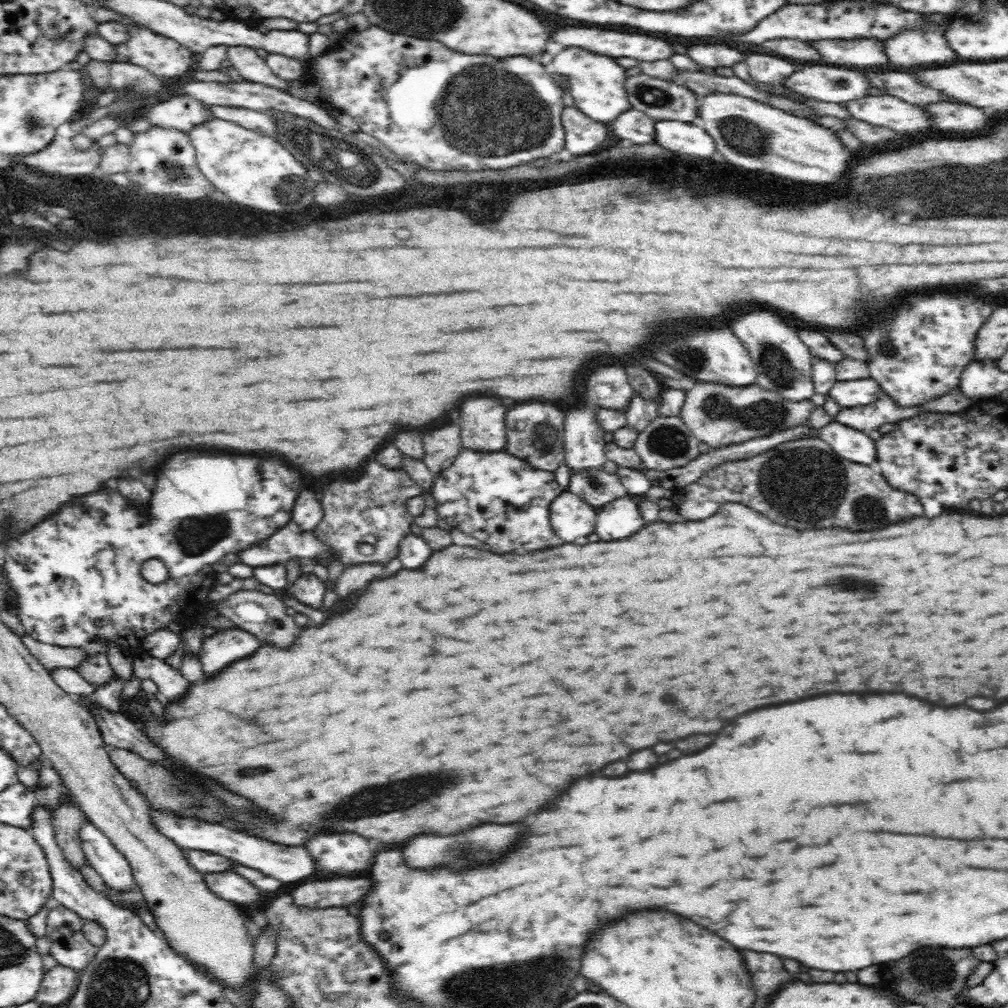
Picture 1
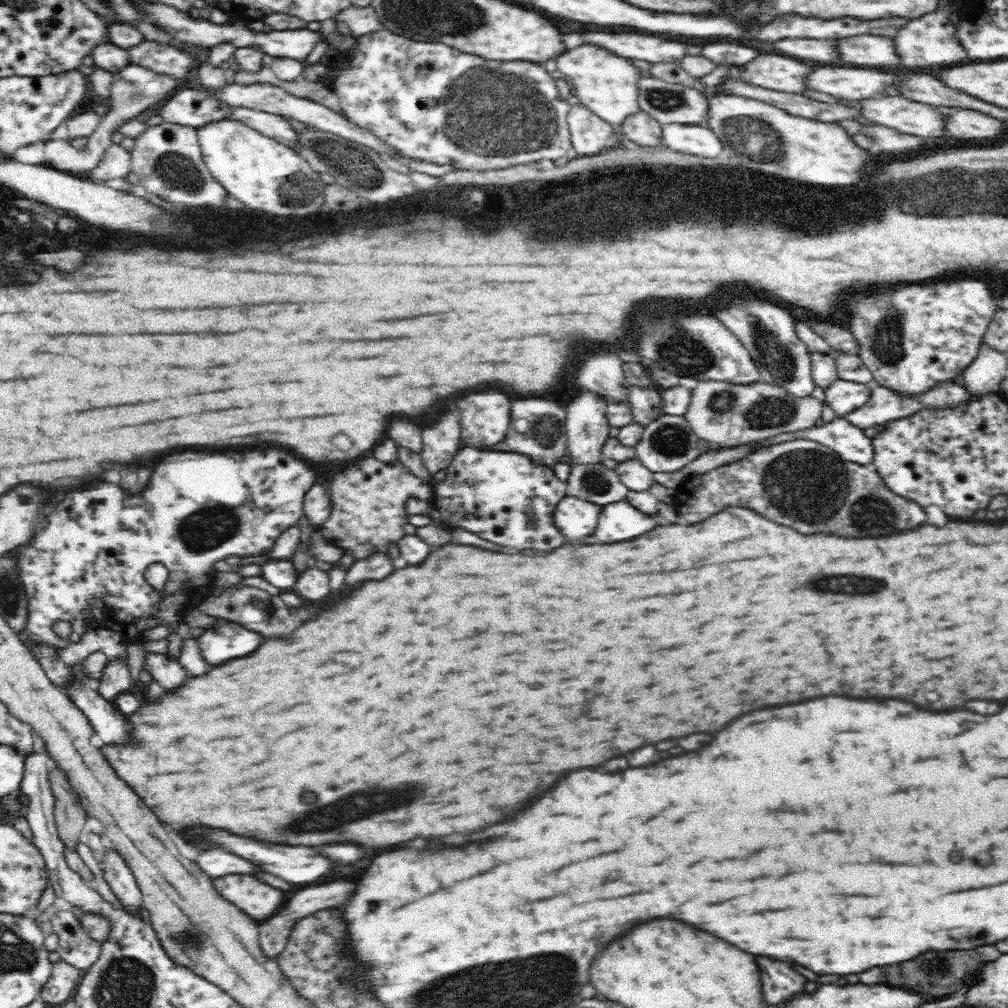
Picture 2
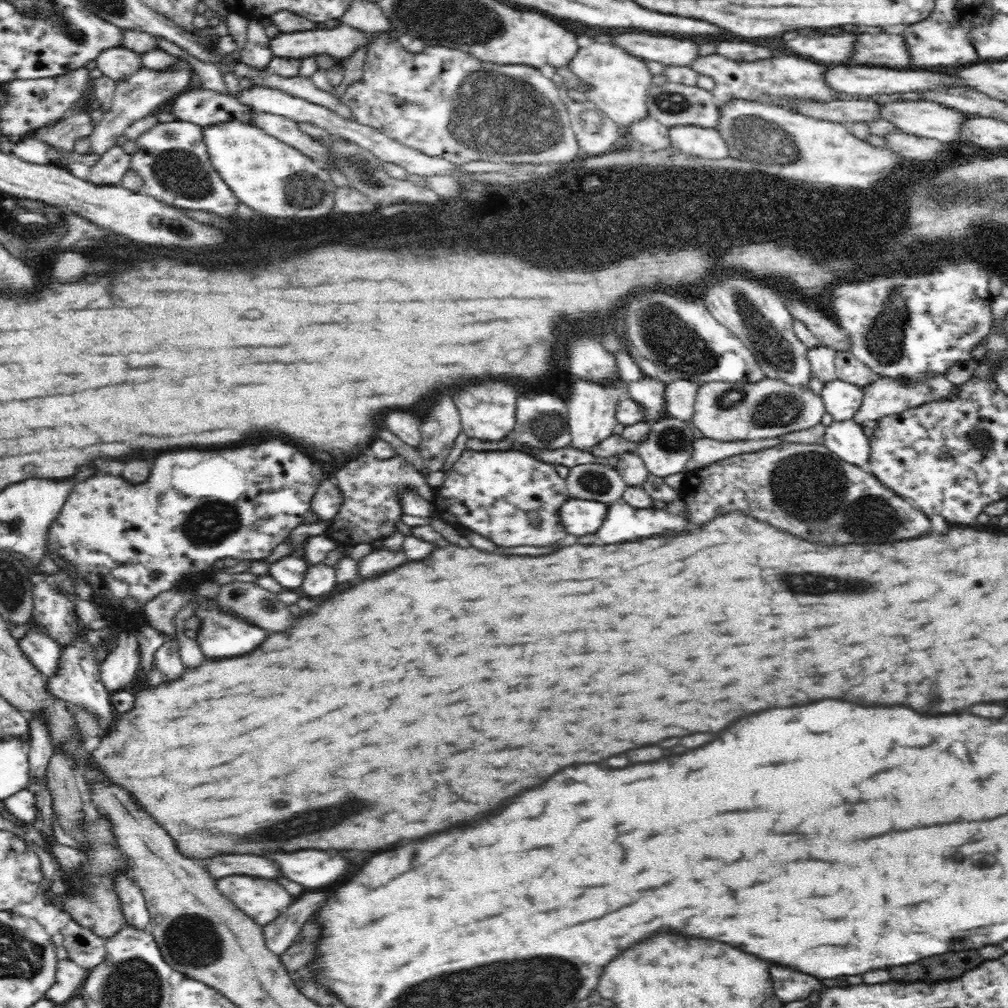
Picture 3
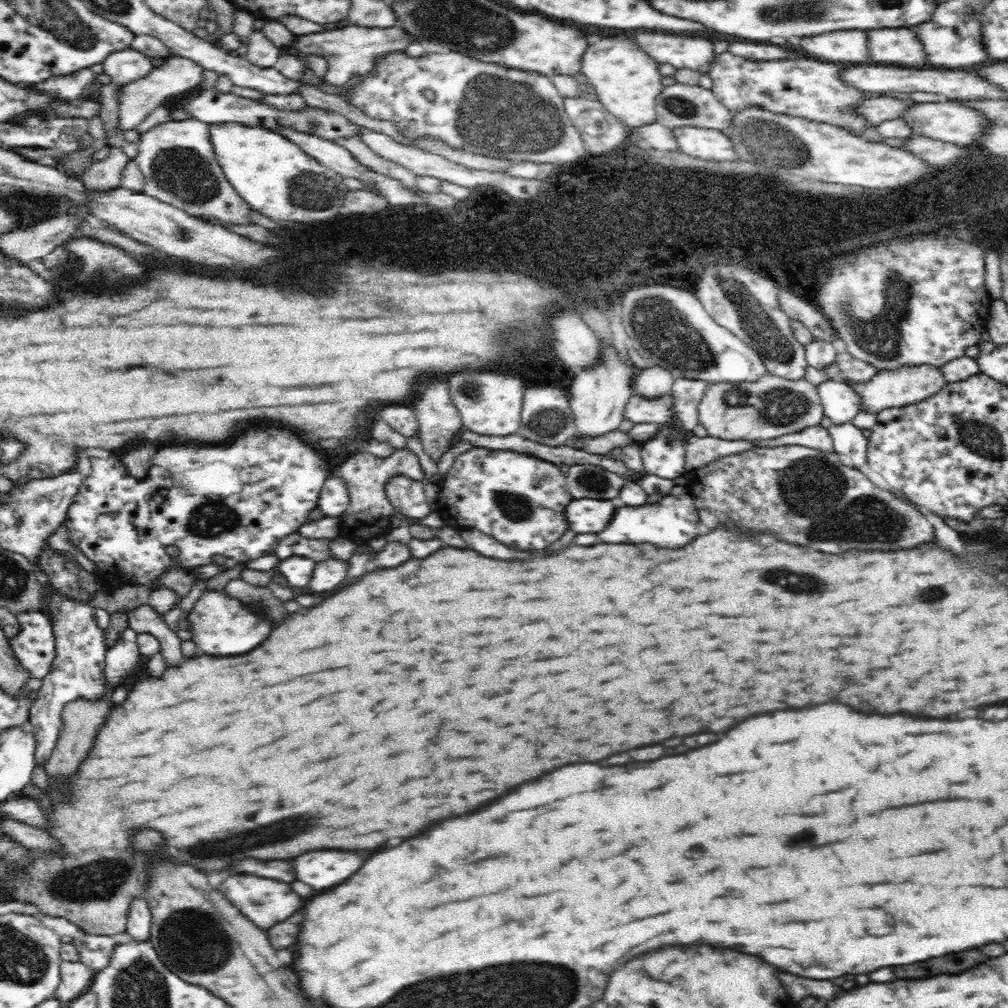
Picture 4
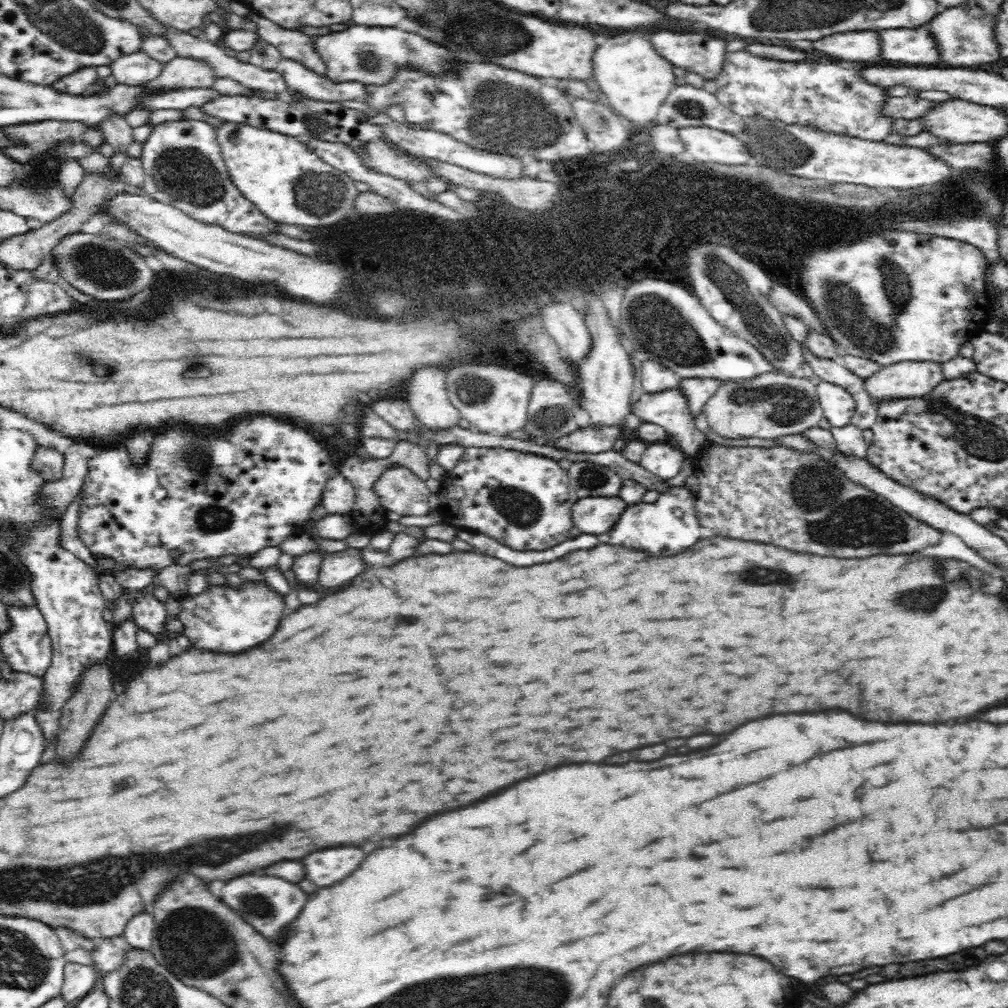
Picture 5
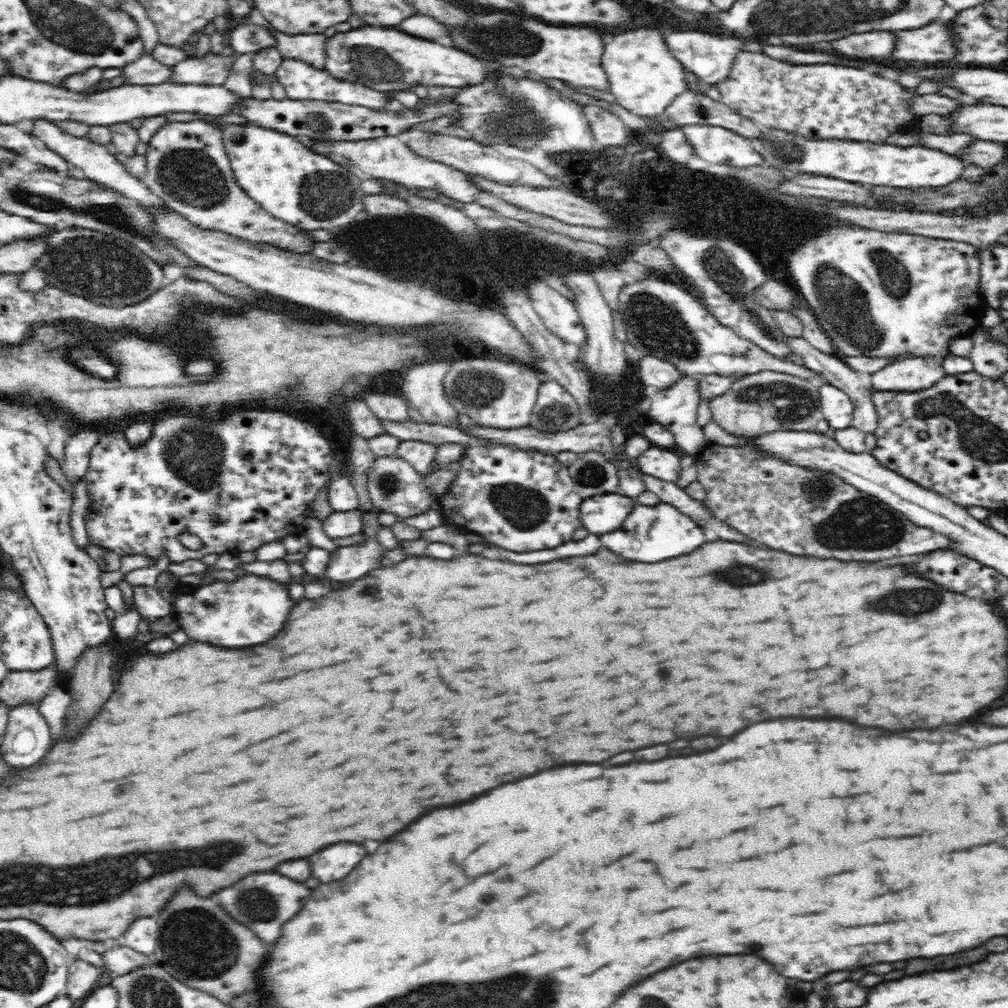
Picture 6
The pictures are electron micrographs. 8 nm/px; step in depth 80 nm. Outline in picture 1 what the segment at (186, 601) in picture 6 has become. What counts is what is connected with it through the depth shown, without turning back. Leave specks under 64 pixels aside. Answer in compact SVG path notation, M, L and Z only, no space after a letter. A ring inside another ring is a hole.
M240 628L217 631L204 640L198 654L202 672L206 678L216 678L218 670L224 670L228 664L252 656L262 642L249 632Z

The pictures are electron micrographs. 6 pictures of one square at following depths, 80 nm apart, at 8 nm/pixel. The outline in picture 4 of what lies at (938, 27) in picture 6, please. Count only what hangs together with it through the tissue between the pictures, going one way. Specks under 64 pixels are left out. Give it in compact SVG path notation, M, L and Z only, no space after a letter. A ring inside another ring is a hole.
M868 30L866 48L868 60L882 66L918 66L924 64L925 55L917 37L906 30Z

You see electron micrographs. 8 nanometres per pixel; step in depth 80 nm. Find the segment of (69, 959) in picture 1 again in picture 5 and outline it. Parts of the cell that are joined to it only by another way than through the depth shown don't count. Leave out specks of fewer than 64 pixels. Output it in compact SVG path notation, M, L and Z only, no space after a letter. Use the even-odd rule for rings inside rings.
M124 933L110 938L102 937L95 941L96 948L90 950L90 958L100 973L115 969L123 959L123 952L130 948Z

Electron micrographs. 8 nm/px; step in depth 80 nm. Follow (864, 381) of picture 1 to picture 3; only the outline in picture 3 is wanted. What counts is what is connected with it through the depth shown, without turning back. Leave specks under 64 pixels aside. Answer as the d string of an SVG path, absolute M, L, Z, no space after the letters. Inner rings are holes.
M838 378L824 383L820 396L834 421L850 420L864 400L864 388Z

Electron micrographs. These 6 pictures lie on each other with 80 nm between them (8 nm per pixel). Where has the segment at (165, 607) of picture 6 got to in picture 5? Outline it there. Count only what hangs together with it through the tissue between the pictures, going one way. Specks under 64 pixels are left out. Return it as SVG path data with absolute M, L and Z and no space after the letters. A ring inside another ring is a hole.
M142 590L134 591L134 604L131 619L134 621L136 628L144 632L149 632L162 640L164 644L172 646L174 637L166 628L167 610L162 603L154 599L152 590L144 594Z

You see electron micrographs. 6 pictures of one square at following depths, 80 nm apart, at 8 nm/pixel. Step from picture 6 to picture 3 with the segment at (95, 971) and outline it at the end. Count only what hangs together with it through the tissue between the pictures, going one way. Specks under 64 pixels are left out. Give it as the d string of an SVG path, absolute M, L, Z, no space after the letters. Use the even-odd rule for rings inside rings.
M60 959L57 962L55 983L46 990L44 997L55 1004L75 998L86 974L88 970L80 968L75 962Z

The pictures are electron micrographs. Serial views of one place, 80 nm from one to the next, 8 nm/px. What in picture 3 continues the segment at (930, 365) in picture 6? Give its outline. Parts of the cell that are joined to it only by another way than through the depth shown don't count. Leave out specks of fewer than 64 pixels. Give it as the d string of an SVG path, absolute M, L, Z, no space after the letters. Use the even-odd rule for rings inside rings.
M934 376L934 378L928 378L920 384L901 384L895 380L889 380L889 378L881 378L872 382L872 384L865 385L864 388L864 400L862 406L851 418L856 424L864 427L868 422L878 422L880 418L886 416L896 416L896 414L902 414L910 408L918 408L922 404L928 404L928 402L938 402L938 400L946 400L954 394L957 384L950 382L944 376Z

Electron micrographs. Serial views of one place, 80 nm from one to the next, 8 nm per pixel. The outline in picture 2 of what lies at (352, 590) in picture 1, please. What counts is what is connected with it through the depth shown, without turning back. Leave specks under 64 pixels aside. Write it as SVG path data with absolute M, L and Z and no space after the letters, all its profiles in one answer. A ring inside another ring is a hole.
M378 553L376 556L367 558L367 560L360 560L354 562L344 576L344 586L360 586L366 580L380 580L386 578L388 574L392 574L392 564L386 556Z

